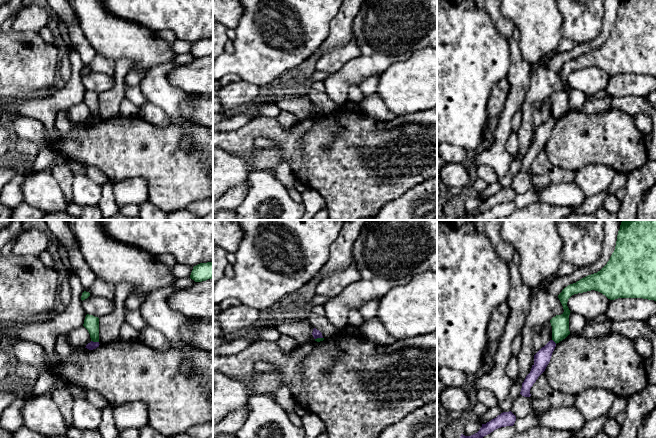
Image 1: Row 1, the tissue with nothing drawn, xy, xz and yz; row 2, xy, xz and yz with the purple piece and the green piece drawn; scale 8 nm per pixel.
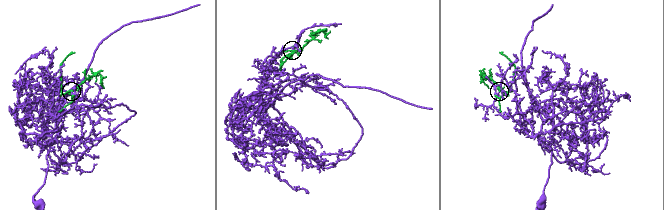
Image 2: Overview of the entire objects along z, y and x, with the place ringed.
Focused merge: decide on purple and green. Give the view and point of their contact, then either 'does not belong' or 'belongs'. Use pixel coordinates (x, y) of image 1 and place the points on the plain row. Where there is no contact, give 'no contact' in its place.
contact xy (95, 118); does not belong

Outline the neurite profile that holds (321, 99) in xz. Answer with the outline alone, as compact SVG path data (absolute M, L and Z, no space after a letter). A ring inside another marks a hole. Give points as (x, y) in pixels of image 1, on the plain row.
M311 89L308 93L310 100L322 109L324 115L331 115L340 109L340 105L333 102L326 92Z

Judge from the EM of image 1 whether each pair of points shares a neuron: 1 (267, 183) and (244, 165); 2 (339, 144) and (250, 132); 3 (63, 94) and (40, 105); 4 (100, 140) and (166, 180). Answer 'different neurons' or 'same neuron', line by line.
1: different neurons
2: same neuron
3: same neuron
4: same neuron

